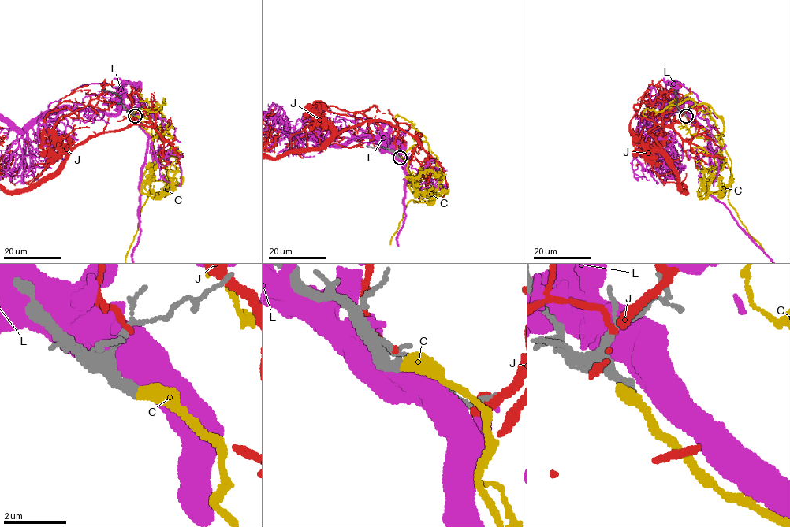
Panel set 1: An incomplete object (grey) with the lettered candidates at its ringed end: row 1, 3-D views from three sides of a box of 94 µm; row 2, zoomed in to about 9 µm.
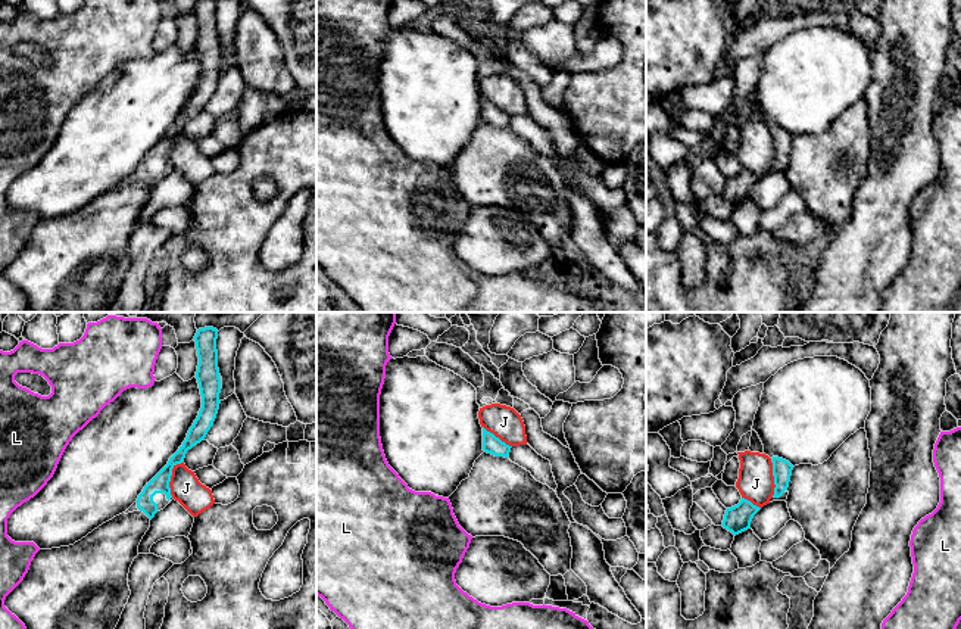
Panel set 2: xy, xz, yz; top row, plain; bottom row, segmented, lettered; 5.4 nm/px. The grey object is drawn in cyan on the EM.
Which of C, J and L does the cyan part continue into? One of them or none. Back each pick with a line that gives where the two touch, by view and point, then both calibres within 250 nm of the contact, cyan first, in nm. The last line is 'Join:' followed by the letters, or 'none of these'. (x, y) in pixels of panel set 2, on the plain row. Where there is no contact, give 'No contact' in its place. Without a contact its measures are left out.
C: No contact
Join: C

